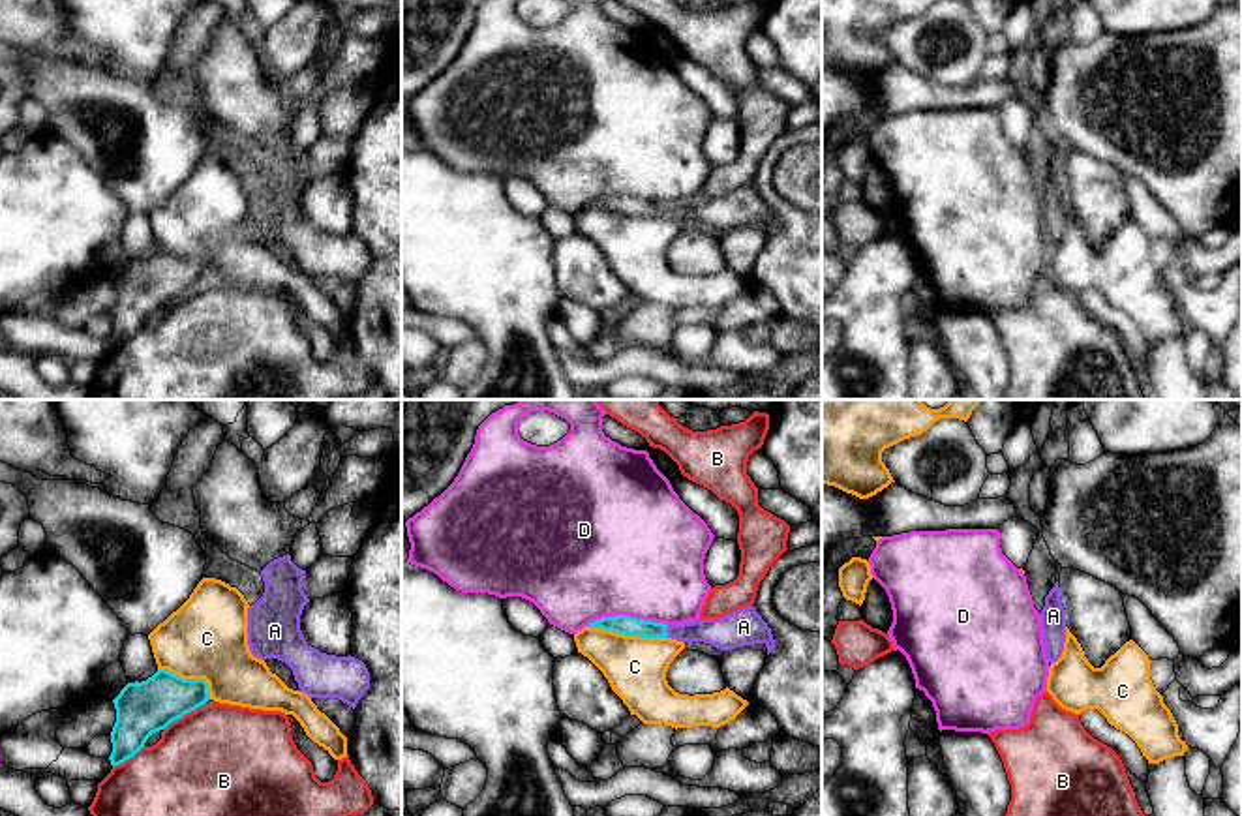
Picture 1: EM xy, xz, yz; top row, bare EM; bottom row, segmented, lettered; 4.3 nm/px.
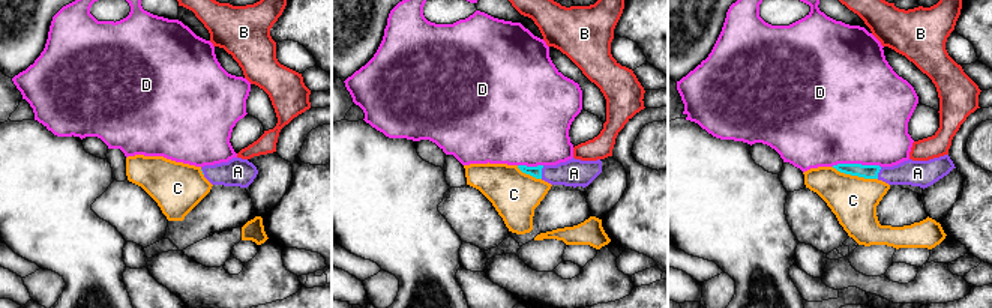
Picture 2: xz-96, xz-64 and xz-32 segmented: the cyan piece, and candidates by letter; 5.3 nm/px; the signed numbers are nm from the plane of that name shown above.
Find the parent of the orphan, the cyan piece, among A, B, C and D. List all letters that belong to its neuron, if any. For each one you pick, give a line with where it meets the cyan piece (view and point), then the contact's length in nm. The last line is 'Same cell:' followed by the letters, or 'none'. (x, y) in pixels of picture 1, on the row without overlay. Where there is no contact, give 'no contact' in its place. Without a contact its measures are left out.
A: xz (665, 211) | 60 nm
Same cell: A

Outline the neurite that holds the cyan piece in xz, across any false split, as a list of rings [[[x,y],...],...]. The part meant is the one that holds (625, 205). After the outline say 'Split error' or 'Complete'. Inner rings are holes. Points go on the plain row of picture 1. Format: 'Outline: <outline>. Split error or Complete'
Outline: [[[754,186],[735,189],[719,199],[696,199],[683,204],[664,204],[629,195],[613,195],[597,199],[587,206],[612,210],[625,216],[672,218],[683,223],[704,221],[720,231],[754,223],[764,223],[767,227],[767,234],[775,229],[771,208]]]. Split error

